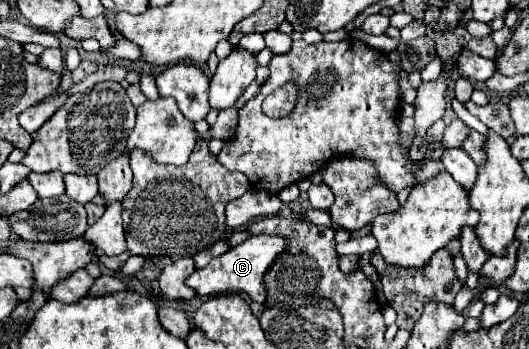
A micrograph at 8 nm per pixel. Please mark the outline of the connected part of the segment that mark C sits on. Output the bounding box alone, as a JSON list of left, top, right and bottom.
[185,235,289,303]

